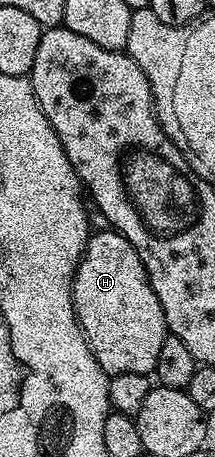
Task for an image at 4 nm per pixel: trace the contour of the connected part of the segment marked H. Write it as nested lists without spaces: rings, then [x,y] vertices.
[[[103,228],[103,231],[92,233],[83,250],[83,259],[75,270],[75,279],[71,285],[71,303],[75,309],[75,318],[83,330],[85,340],[97,360],[97,364],[108,374],[124,374],[137,372],[150,375],[157,364],[157,355],[161,352],[161,344],[169,336],[165,312],[161,308],[161,300],[157,300],[157,292],[153,292],[147,269],[139,258],[139,253],[125,240],[125,236],[116,230]]]

